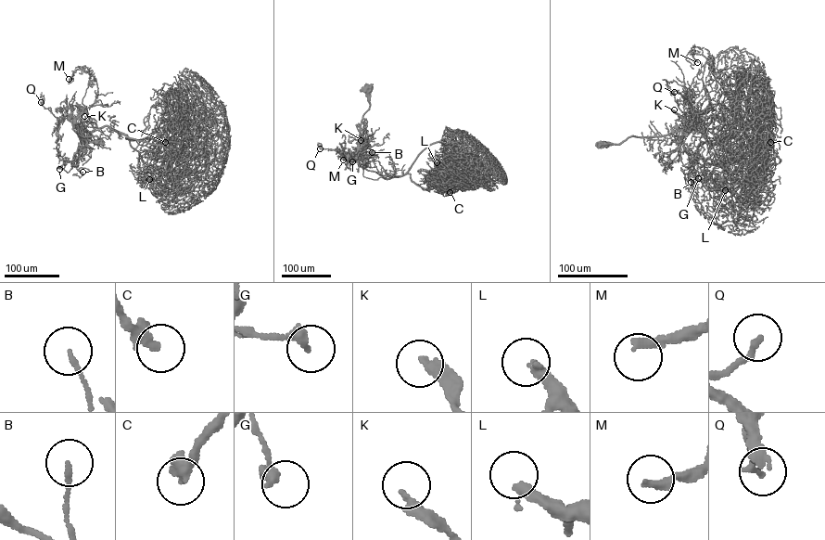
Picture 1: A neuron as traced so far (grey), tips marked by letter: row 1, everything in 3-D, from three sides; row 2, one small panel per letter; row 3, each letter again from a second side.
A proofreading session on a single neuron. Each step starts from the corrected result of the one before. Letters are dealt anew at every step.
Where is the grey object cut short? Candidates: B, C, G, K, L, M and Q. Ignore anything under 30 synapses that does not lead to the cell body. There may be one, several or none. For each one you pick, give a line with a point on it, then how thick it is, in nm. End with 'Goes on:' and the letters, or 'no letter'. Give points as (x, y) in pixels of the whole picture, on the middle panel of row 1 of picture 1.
C: (450, 192) | 420 nm
L: (437, 162) | 360 nm
M: (343, 160) | 240 nm
Goes on: C, L, M

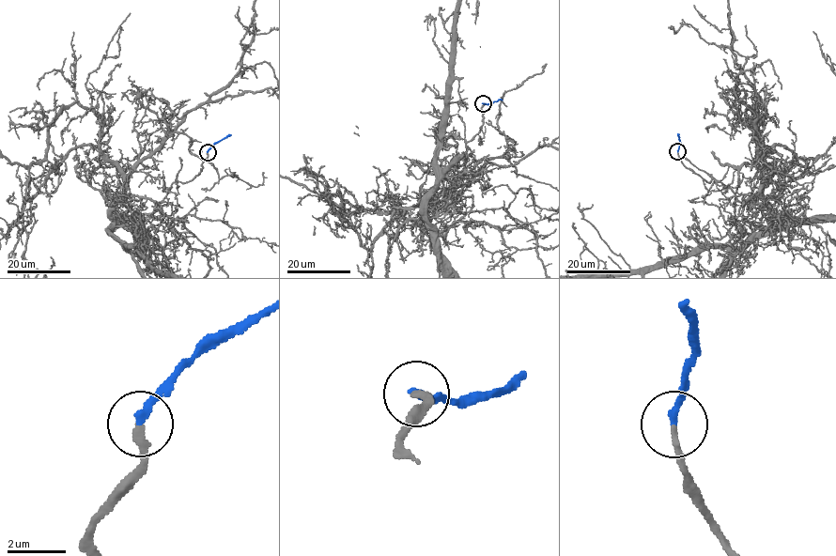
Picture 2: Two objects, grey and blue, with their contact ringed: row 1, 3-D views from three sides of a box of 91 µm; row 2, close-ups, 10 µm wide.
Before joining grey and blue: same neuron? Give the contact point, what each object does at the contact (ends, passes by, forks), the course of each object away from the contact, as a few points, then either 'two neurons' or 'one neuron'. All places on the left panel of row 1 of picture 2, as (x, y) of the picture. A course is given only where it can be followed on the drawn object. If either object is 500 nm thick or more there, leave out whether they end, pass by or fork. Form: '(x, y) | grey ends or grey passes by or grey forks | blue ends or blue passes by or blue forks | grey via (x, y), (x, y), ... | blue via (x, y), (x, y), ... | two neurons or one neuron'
(208, 152) | grey ends | blue ends | blue via (207, 152), (231, 134) | one neuron

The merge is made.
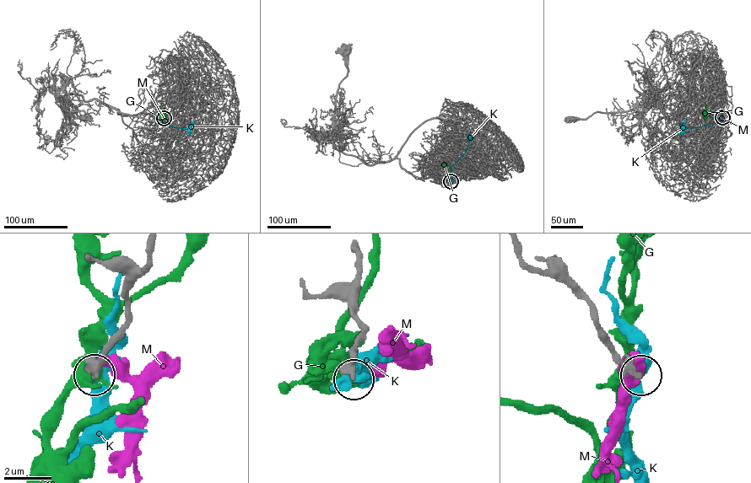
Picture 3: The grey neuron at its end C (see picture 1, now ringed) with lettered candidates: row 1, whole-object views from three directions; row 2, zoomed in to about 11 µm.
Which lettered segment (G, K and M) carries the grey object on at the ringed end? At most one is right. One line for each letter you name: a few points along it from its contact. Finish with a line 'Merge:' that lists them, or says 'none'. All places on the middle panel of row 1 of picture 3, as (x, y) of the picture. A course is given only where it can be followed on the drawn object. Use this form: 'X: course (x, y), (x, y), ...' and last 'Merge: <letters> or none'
Merge: none

